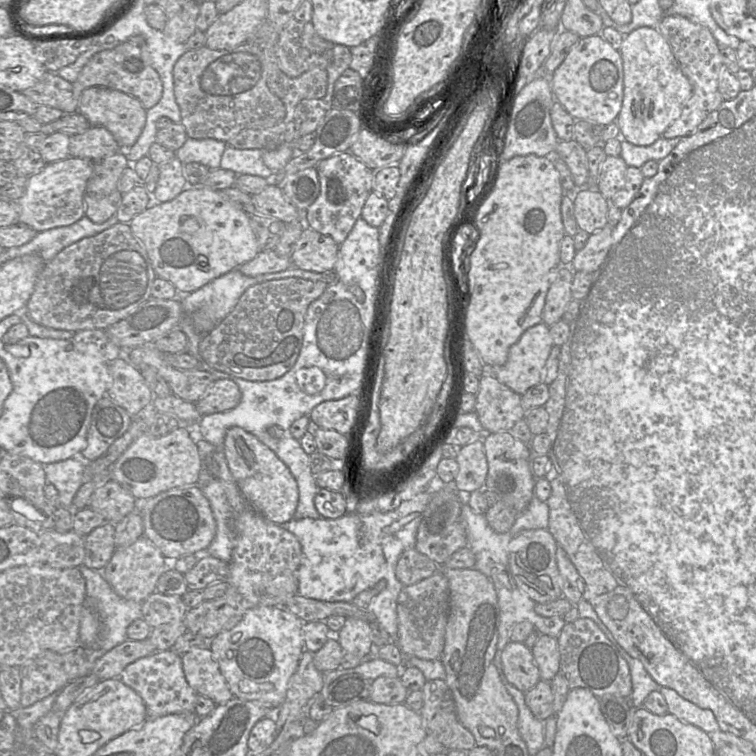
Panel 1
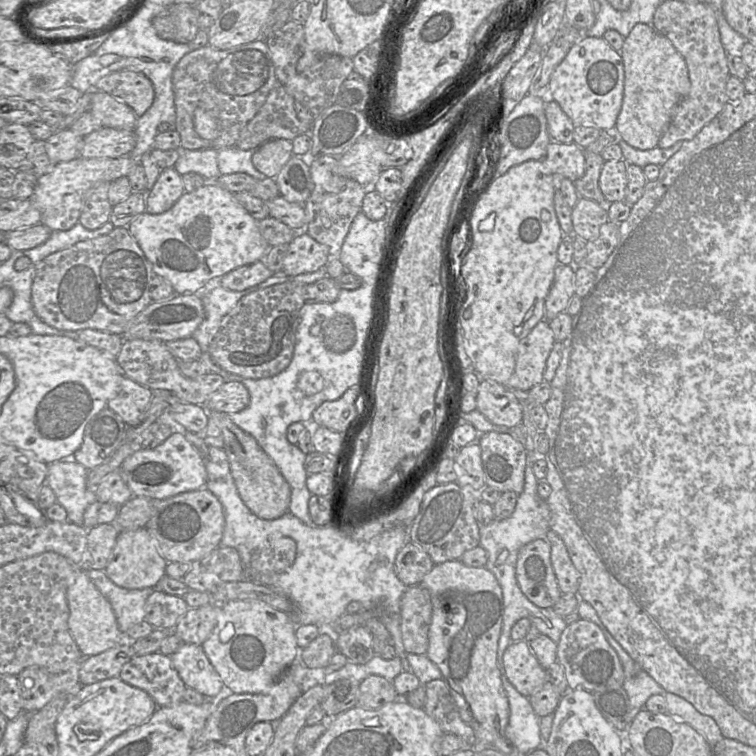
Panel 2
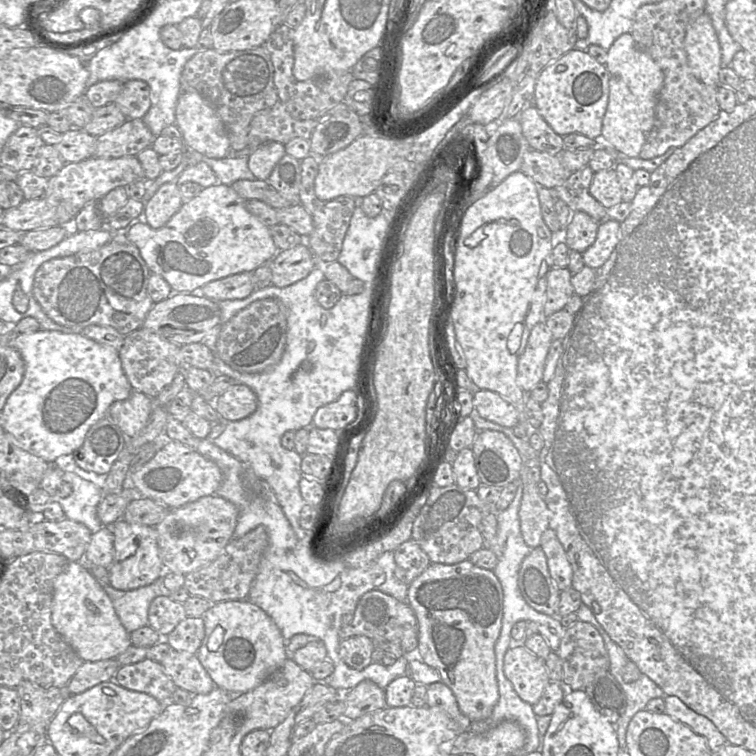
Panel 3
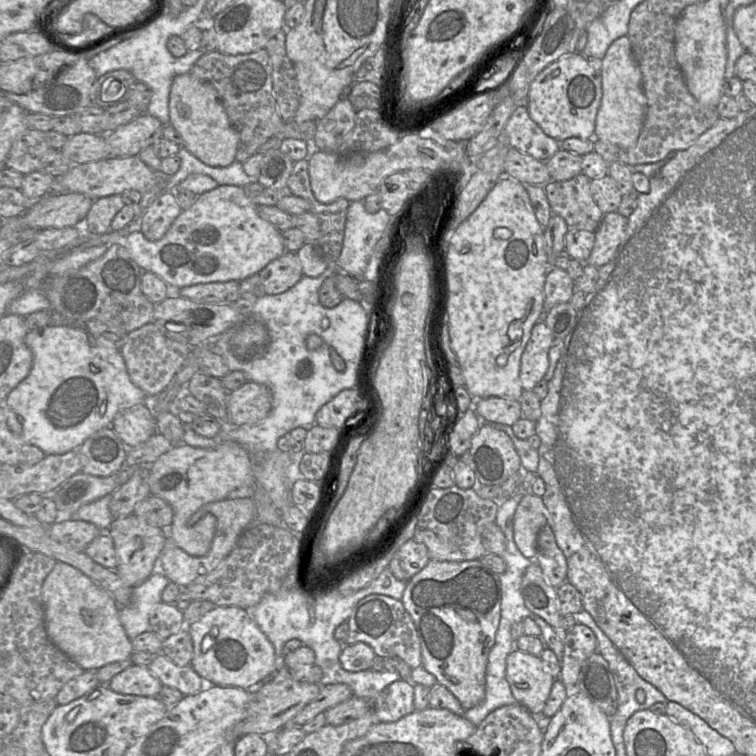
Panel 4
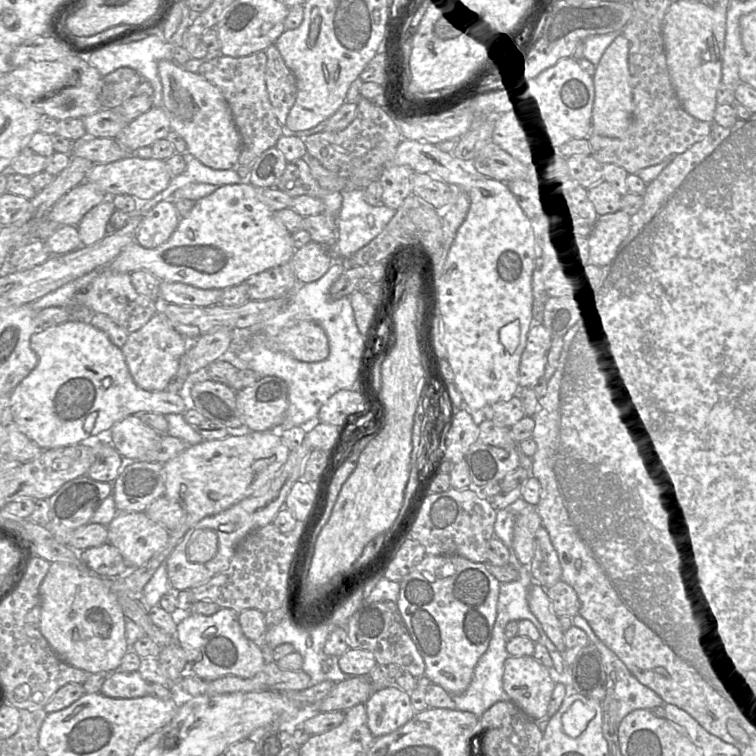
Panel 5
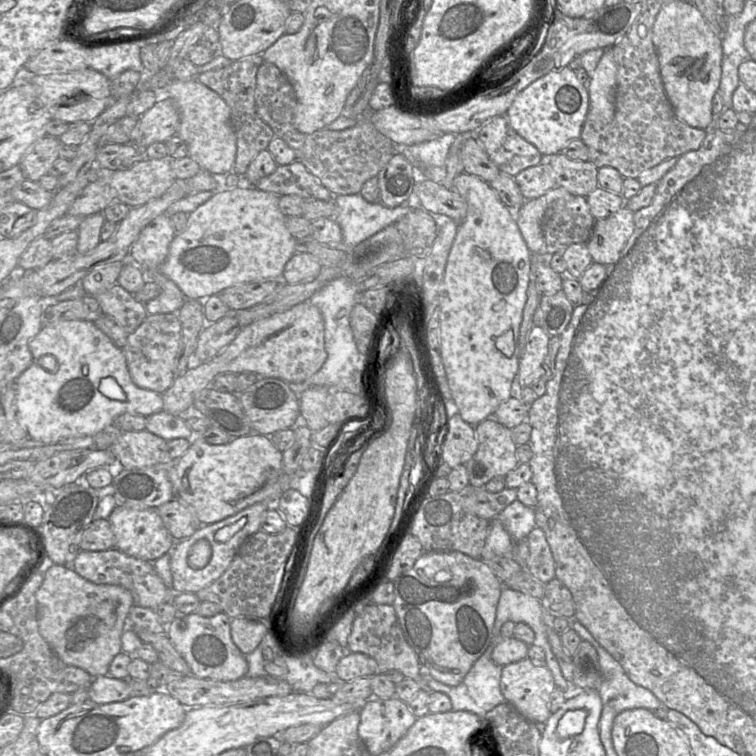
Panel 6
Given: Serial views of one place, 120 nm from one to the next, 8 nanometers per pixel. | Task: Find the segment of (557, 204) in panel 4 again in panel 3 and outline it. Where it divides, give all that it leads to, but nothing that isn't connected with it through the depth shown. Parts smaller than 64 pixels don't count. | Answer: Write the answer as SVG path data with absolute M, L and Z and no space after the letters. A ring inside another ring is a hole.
M585 166L571 173L562 185L550 190L553 190L554 197L565 202L572 212L581 211L595 221L603 221L606 218L606 208L589 193L593 174L592 169Z

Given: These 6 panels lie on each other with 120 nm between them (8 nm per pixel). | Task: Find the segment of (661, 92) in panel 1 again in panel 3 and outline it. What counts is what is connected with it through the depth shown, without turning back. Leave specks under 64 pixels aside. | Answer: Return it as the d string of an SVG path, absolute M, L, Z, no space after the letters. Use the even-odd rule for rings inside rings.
M630 33L622 34L614 41L607 51L605 66L609 72L609 96L601 136L625 156L638 157L654 124L658 94L664 82L663 72L636 46Z

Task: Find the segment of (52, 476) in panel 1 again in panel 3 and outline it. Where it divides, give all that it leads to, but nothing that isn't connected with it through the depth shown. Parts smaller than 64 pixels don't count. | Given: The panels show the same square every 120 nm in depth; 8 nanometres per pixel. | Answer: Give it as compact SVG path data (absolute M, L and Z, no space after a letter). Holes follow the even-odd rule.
M65 471L62 475L62 483L72 485L72 493L66 498L61 497L59 503L65 513L65 517L84 524L92 533L98 532L103 524L97 516L97 506L106 496L104 488L90 480L83 479L75 472Z

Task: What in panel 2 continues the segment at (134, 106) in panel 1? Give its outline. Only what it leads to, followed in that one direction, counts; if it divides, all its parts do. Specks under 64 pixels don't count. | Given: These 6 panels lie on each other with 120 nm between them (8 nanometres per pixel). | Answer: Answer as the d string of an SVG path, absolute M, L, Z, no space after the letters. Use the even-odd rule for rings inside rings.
M99 90L88 92L92 92L90 112L101 122L102 127L135 129L138 117L131 107L105 92Z

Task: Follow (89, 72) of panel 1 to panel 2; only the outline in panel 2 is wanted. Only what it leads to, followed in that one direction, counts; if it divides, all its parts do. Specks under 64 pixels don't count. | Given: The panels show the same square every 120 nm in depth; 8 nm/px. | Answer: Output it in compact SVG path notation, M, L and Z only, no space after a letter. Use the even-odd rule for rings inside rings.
M126 69L102 77L95 85L95 90L127 104L137 117L150 108L155 96L153 84L146 75Z

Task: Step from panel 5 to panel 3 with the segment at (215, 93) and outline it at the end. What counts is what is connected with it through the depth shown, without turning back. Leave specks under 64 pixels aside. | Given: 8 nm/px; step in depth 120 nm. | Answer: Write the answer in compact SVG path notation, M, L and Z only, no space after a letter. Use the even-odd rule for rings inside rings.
M182 91L175 116L186 150L209 158L228 157L231 146L223 122L215 108L199 93Z

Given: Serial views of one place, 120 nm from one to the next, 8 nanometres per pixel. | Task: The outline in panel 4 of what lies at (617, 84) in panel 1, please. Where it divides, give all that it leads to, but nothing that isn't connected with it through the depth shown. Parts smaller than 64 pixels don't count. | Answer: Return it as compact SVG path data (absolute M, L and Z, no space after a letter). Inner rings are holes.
M575 51L552 62L530 84L527 110L530 118L543 132L561 143L576 137L593 139L596 115L602 98L602 77L582 56Z

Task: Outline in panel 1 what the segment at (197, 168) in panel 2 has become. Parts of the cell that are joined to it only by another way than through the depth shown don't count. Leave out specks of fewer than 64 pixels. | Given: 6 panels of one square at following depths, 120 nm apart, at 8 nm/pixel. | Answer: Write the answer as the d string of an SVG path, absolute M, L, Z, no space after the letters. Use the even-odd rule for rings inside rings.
M187 136L185 143L175 152L183 163L198 162L209 169L220 167L220 160L226 148L226 142L207 138L193 139Z

